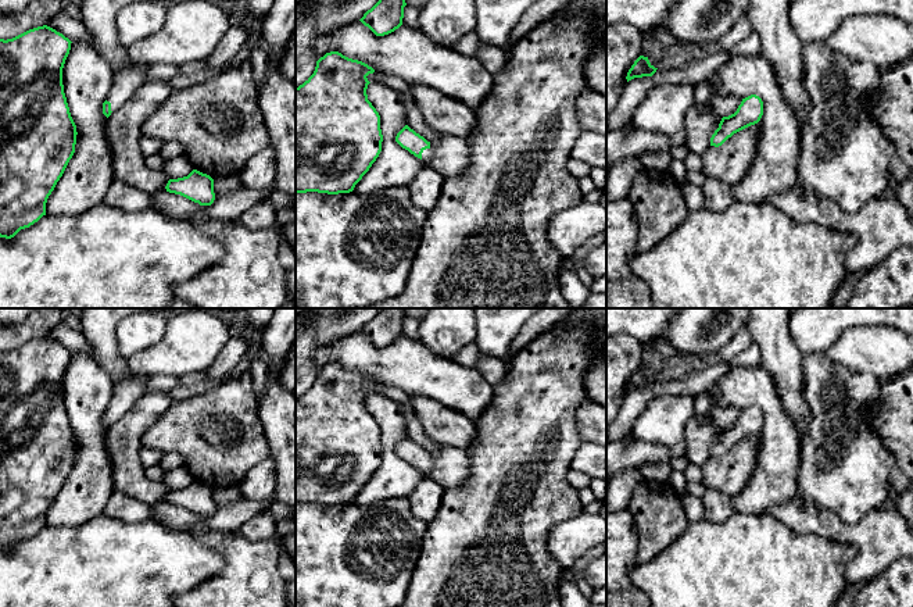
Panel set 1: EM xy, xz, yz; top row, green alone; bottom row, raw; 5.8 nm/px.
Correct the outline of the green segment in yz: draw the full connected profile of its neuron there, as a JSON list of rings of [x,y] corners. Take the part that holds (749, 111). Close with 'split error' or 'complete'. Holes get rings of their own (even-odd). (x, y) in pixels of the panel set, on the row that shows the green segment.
[[[751,94],[742,99],[734,114],[722,118],[719,128],[710,138],[710,146],[722,146],[734,133],[758,124],[762,115],[763,101],[759,96]]] | complete

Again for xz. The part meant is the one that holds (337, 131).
[[[339,51],[326,53],[316,61],[314,74],[296,88],[296,193],[350,193],[369,171],[382,151],[380,115],[368,100],[368,75],[375,69]]] | complete

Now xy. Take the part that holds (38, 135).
[[[43,25],[12,39],[0,39],[0,238],[11,239],[46,215],[46,203],[75,153],[76,125],[62,85],[71,40]]] | complete

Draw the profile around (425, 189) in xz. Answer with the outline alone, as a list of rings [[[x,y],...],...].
[[[426,167],[409,183],[409,196],[416,207],[432,211],[441,194],[444,176],[436,169]]]

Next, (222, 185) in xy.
[[[240,175],[221,176],[214,179],[214,193],[215,196],[232,193],[244,188]]]

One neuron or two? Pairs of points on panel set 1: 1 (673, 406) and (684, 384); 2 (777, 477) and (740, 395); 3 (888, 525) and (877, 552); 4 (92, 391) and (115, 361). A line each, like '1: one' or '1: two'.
1: two
2: one
3: one
4: two

